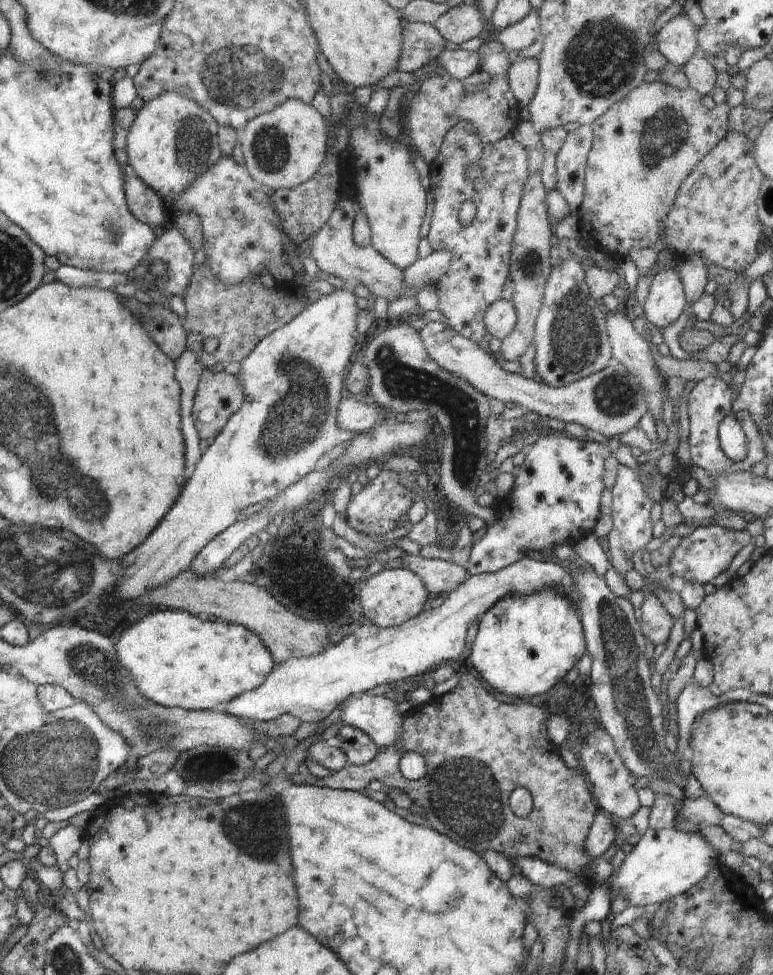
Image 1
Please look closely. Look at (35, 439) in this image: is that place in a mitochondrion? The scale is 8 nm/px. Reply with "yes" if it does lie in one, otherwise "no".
yes

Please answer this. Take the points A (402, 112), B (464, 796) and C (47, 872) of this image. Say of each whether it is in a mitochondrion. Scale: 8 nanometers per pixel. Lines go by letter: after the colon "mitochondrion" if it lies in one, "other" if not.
A: other
B: mitochondrion
C: other

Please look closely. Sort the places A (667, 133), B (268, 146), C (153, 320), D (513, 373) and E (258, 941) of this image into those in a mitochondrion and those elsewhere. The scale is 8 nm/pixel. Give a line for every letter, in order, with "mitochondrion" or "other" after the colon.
A: mitochondrion
B: mitochondrion
C: mitochondrion
D: other
E: other

